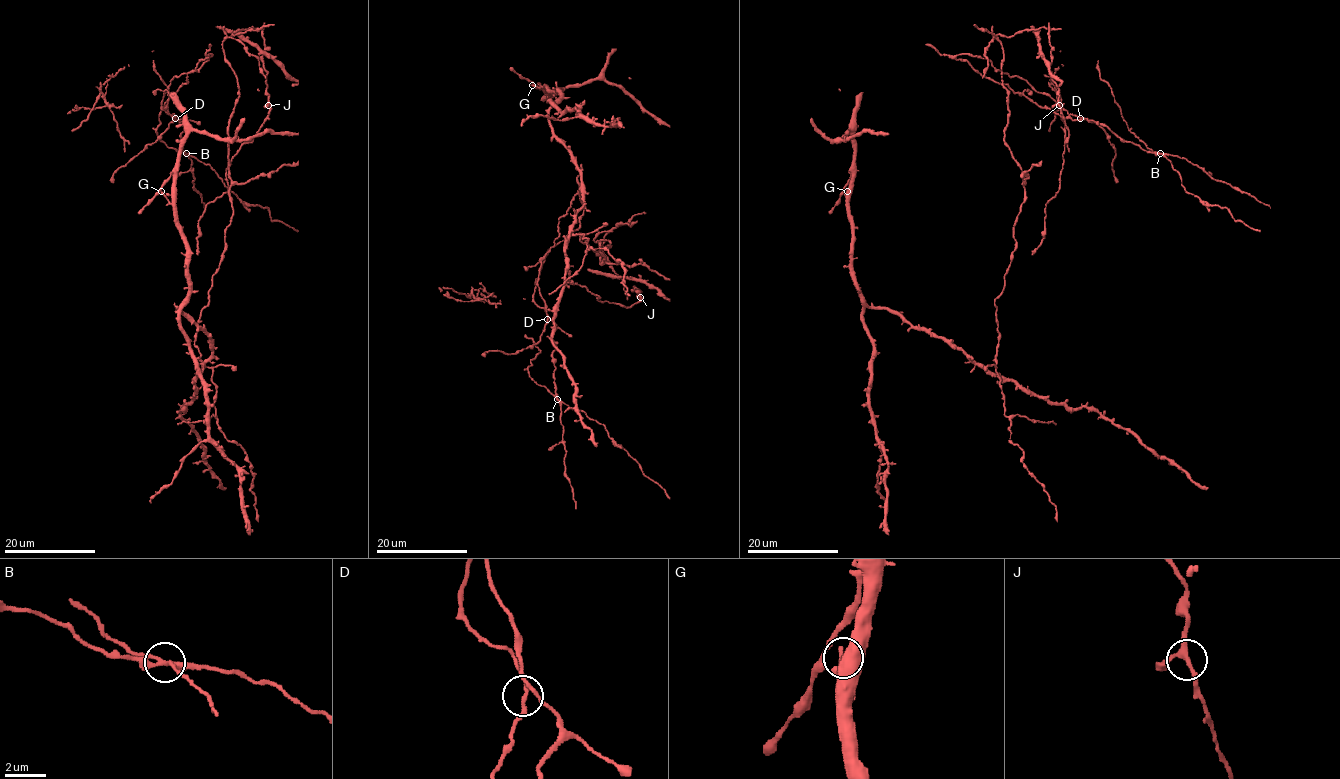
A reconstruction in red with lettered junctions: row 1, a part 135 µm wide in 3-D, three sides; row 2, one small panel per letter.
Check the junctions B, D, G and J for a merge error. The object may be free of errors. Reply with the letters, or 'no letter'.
B

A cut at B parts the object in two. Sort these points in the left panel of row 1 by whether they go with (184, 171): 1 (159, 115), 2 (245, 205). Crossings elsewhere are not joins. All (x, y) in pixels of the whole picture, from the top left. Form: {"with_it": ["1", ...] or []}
{"with_it": []}

